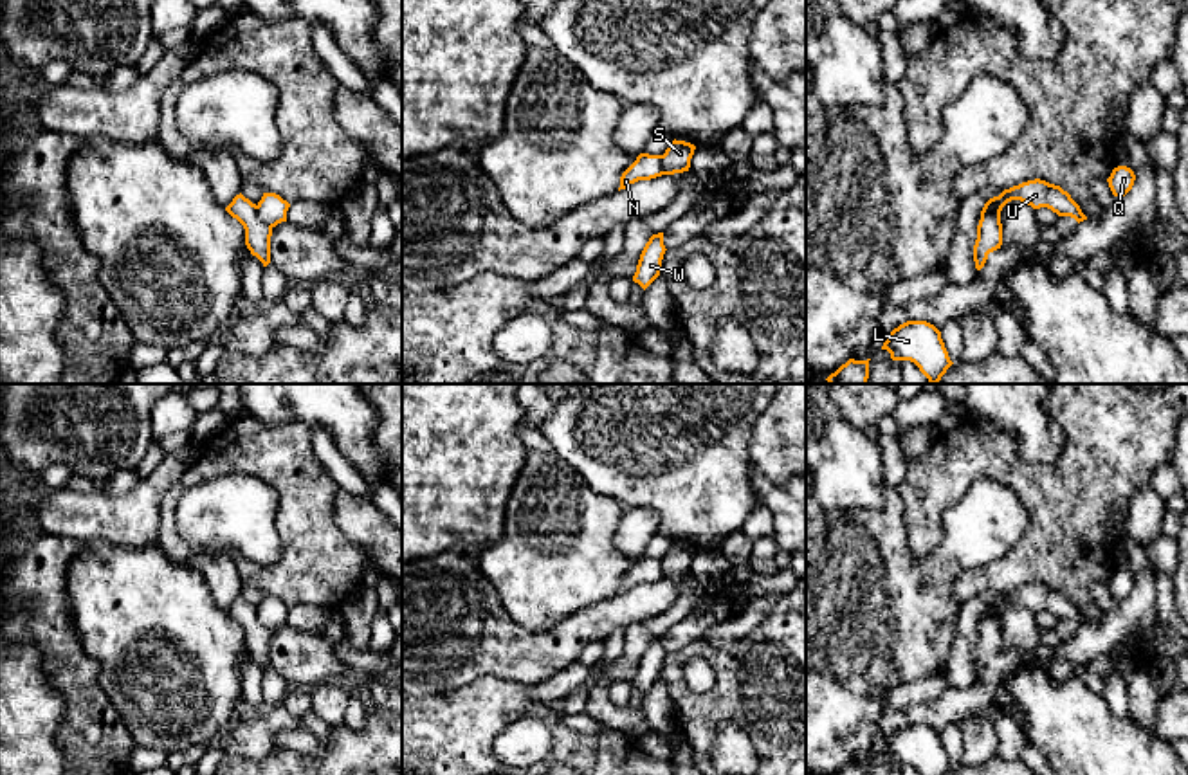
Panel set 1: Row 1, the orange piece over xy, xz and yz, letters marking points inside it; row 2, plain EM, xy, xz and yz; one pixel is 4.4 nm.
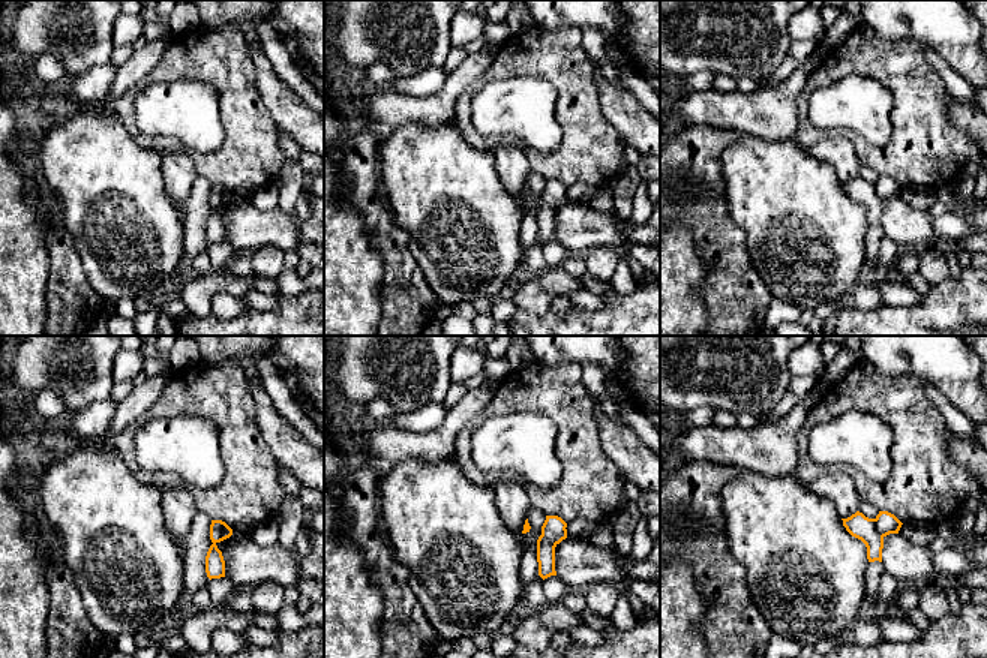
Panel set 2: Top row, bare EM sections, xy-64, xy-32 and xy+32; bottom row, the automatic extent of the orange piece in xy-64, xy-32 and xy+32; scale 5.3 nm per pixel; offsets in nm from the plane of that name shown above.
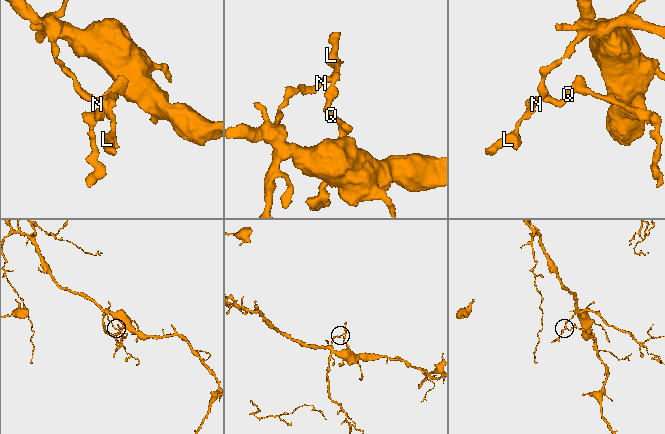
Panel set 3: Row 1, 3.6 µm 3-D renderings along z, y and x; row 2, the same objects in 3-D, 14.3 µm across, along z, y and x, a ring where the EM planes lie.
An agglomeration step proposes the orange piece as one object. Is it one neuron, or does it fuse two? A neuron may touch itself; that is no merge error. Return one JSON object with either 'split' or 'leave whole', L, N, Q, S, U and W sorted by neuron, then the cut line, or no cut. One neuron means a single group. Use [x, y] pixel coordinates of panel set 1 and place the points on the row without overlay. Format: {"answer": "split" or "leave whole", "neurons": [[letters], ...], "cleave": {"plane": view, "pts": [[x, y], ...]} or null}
{"answer": "split", "neurons": [["L", "N"], ["Q", "S", "U", "W"]], "cleave": {"plane": "xy", "pts": [[255, 610], [256, 617], [271, 631]]}}

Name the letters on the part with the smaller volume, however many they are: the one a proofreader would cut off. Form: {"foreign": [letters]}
{"foreign": ["Q", "S", "U", "W"]}

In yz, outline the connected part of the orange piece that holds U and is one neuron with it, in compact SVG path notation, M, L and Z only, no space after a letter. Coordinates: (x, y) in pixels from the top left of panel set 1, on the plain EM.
M1040 582L1022 586L990 602L981 615L981 622L986 618L1001 618L1002 611L1011 604L1020 604L1033 613L1047 611L1058 620L1074 622L1078 627L1087 624L1067 595Z

